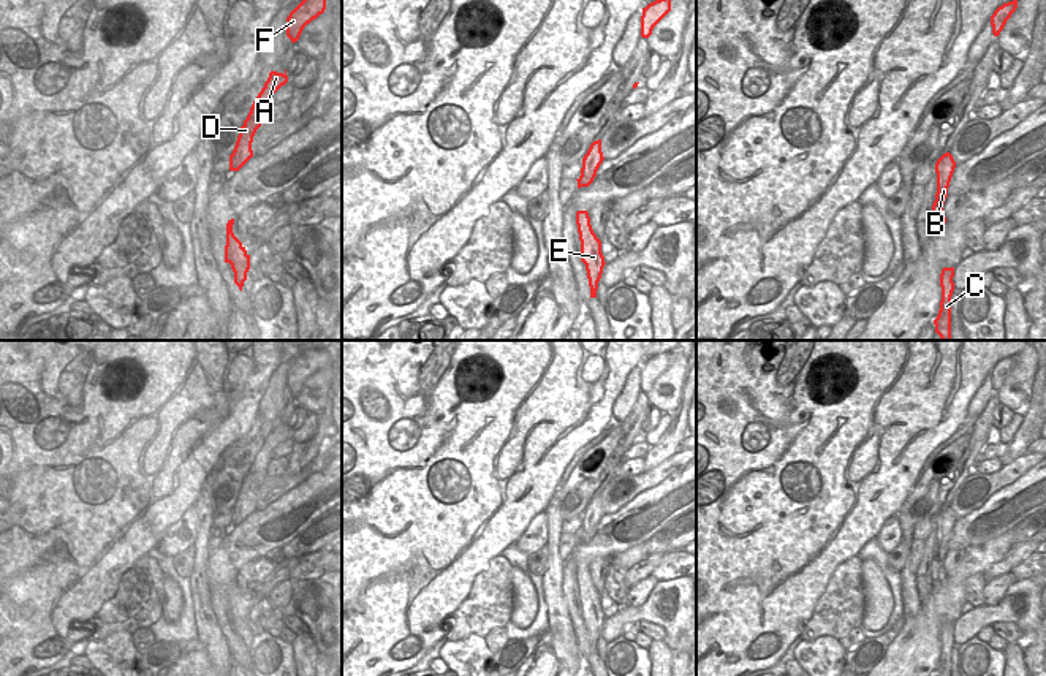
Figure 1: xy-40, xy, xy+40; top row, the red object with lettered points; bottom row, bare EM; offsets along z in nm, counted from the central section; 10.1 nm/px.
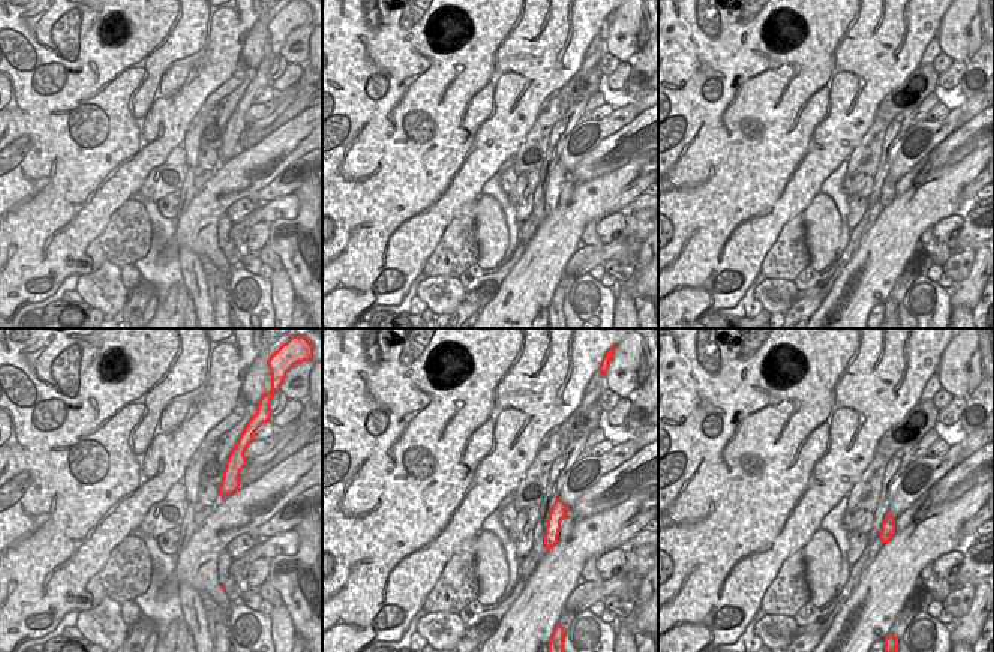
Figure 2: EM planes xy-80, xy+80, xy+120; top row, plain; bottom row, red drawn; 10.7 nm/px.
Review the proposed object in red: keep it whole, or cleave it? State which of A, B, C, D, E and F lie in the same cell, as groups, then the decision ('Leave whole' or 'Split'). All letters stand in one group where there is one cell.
Groups: A B C D E F. Leave whole.

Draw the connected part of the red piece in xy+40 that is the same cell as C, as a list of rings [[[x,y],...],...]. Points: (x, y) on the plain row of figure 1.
[[[943,622],[940,629],[940,641],[942,641],[942,655],[940,665],[934,676],[951,676],[951,651],[954,646],[954,622]]]

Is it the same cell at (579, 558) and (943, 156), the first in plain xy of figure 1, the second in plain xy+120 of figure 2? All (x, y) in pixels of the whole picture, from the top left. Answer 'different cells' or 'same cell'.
same cell

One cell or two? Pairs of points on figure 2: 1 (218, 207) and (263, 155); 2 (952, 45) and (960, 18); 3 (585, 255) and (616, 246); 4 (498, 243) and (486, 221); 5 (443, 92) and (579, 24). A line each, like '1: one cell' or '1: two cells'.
1: one cell
2: one cell
3: one cell
4: one cell
5: one cell

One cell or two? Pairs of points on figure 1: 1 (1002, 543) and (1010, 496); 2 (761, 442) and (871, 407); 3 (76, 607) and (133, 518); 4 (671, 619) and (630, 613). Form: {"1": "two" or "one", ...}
{"1": "two", "2": "one", "3": "one", "4": "one"}

